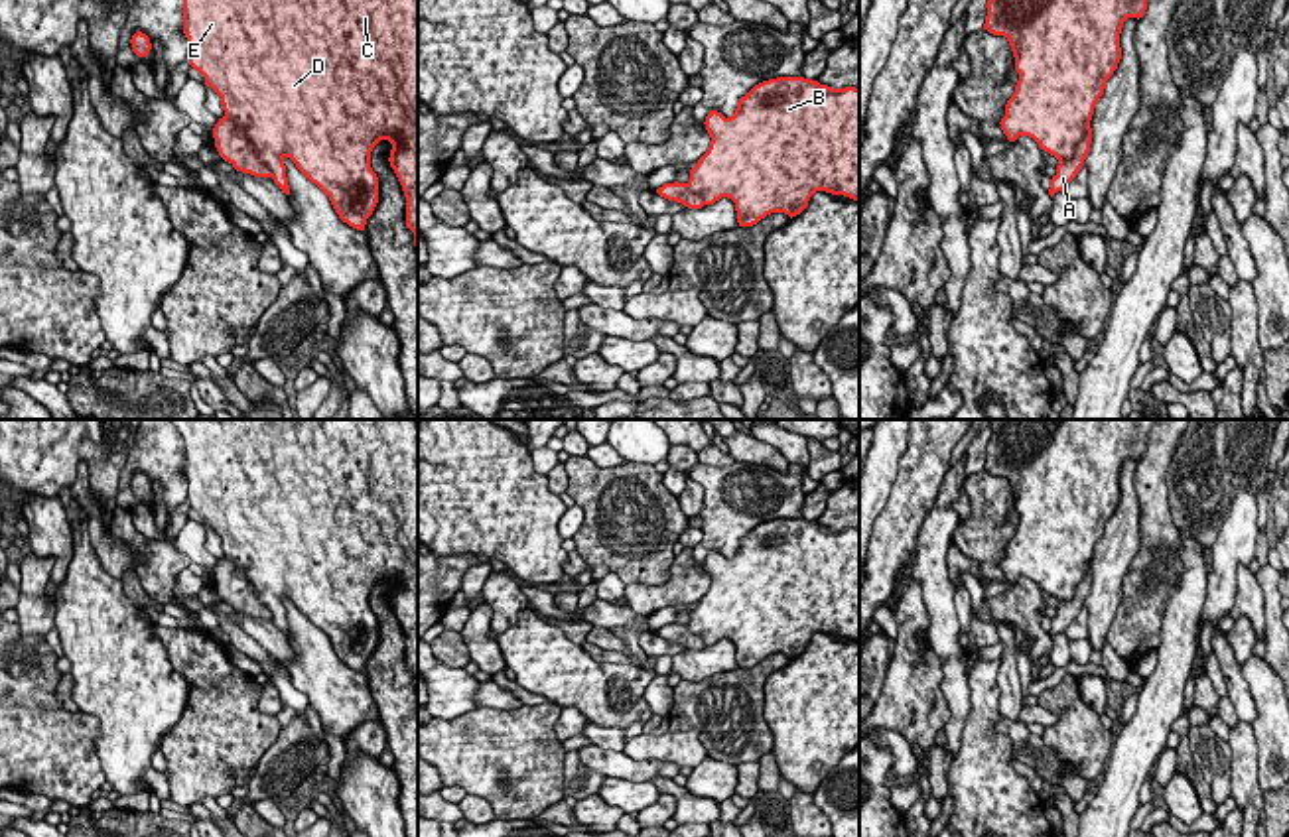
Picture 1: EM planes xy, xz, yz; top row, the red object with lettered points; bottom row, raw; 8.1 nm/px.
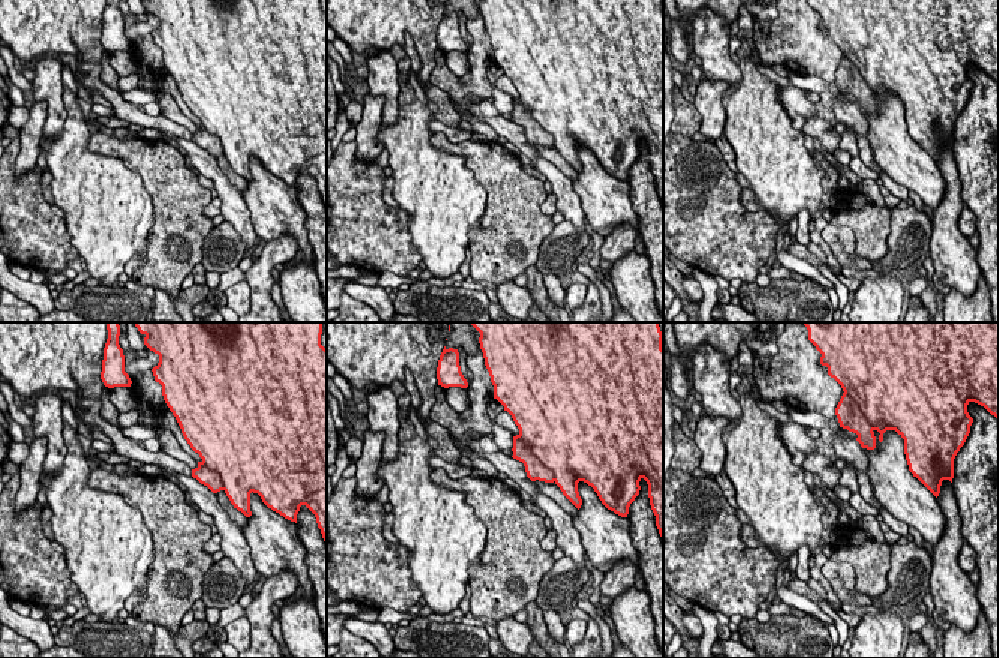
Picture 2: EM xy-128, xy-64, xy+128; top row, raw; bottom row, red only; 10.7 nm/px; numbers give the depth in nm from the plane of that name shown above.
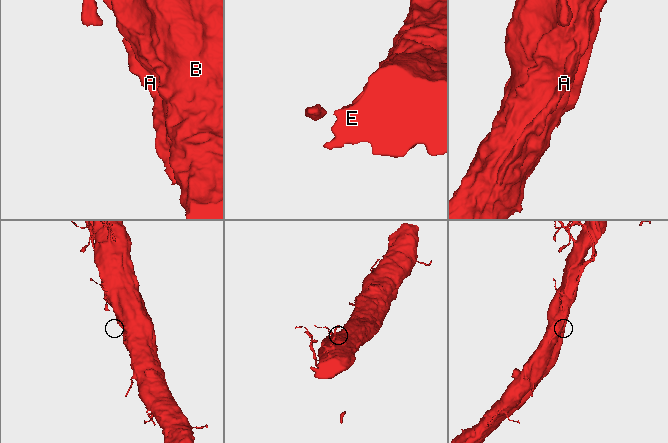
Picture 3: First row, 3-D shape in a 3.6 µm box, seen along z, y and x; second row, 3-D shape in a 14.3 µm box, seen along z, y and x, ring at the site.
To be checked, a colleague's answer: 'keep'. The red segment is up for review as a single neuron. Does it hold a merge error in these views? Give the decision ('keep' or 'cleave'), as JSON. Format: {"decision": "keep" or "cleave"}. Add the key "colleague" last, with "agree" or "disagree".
{"decision": "cleave", "colleague": "disagree"}

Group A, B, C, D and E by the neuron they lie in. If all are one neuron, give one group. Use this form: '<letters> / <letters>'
A / B C D E

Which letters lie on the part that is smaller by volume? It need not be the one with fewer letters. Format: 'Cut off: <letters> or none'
Cut off: A

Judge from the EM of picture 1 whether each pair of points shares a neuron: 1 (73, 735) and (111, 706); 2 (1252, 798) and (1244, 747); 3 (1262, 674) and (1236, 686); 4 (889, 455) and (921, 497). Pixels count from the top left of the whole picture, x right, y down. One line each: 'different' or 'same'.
1: different
2: same
3: different
4: different

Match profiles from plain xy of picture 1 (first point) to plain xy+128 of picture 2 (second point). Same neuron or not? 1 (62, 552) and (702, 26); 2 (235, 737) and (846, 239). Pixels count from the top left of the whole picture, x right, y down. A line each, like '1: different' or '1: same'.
1: same
2: different

